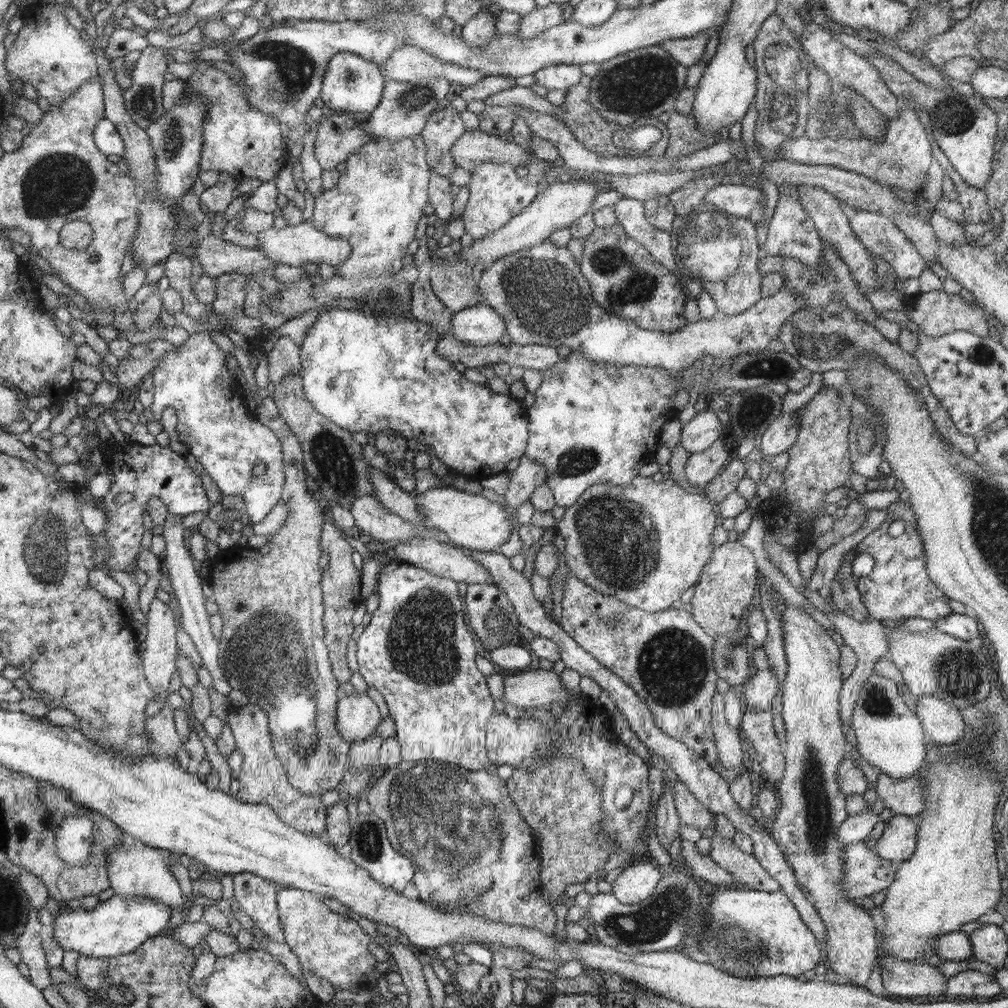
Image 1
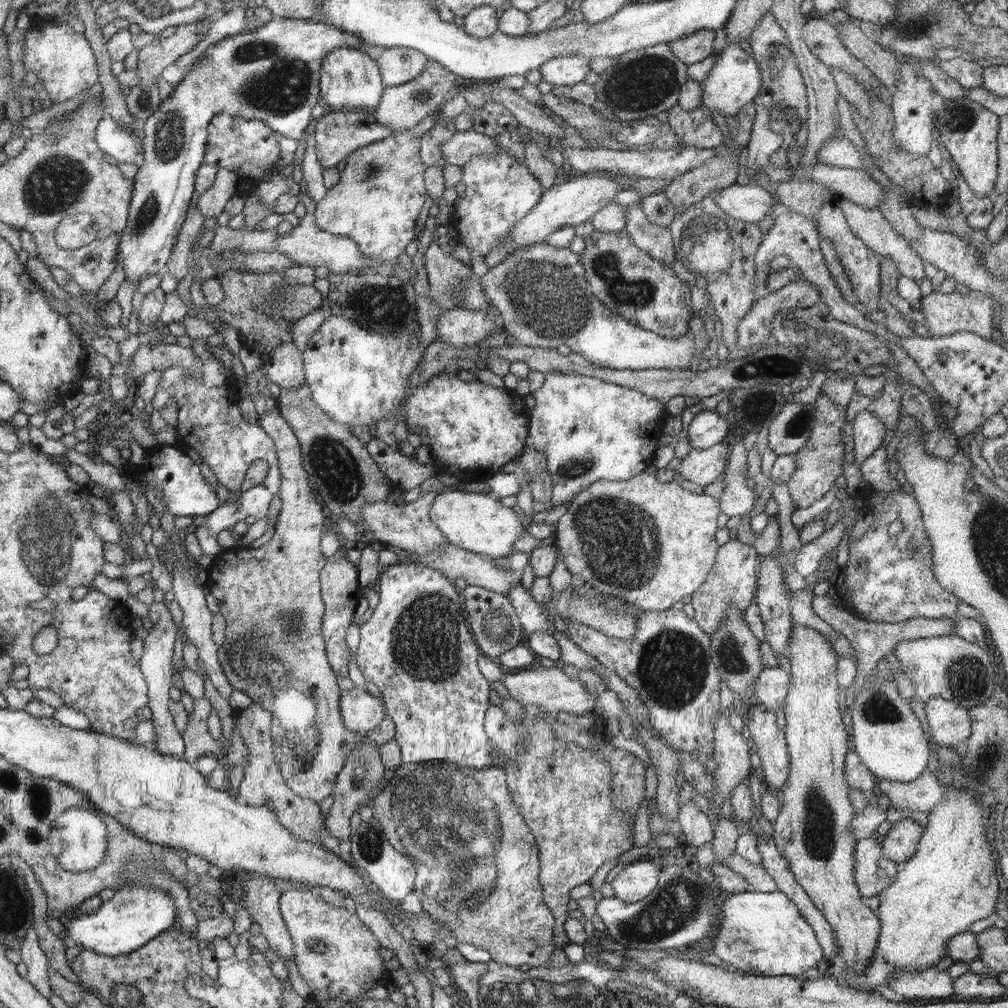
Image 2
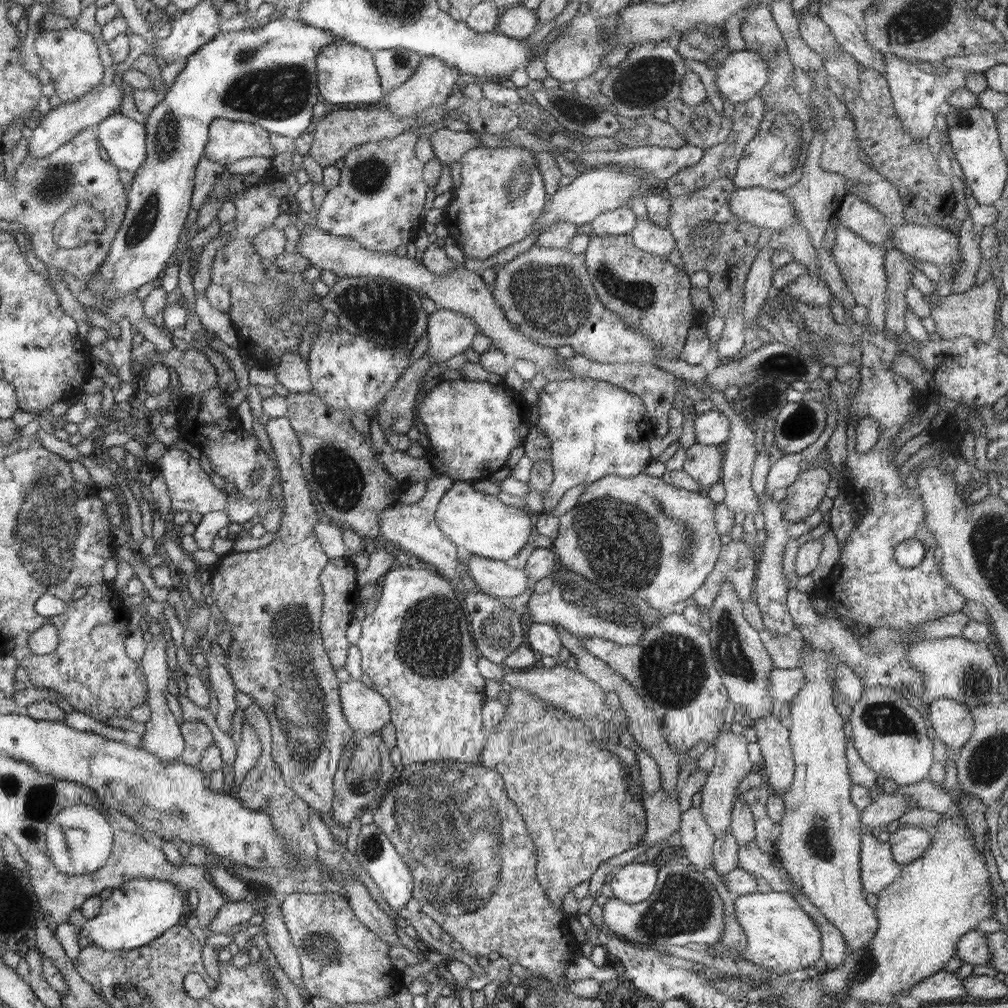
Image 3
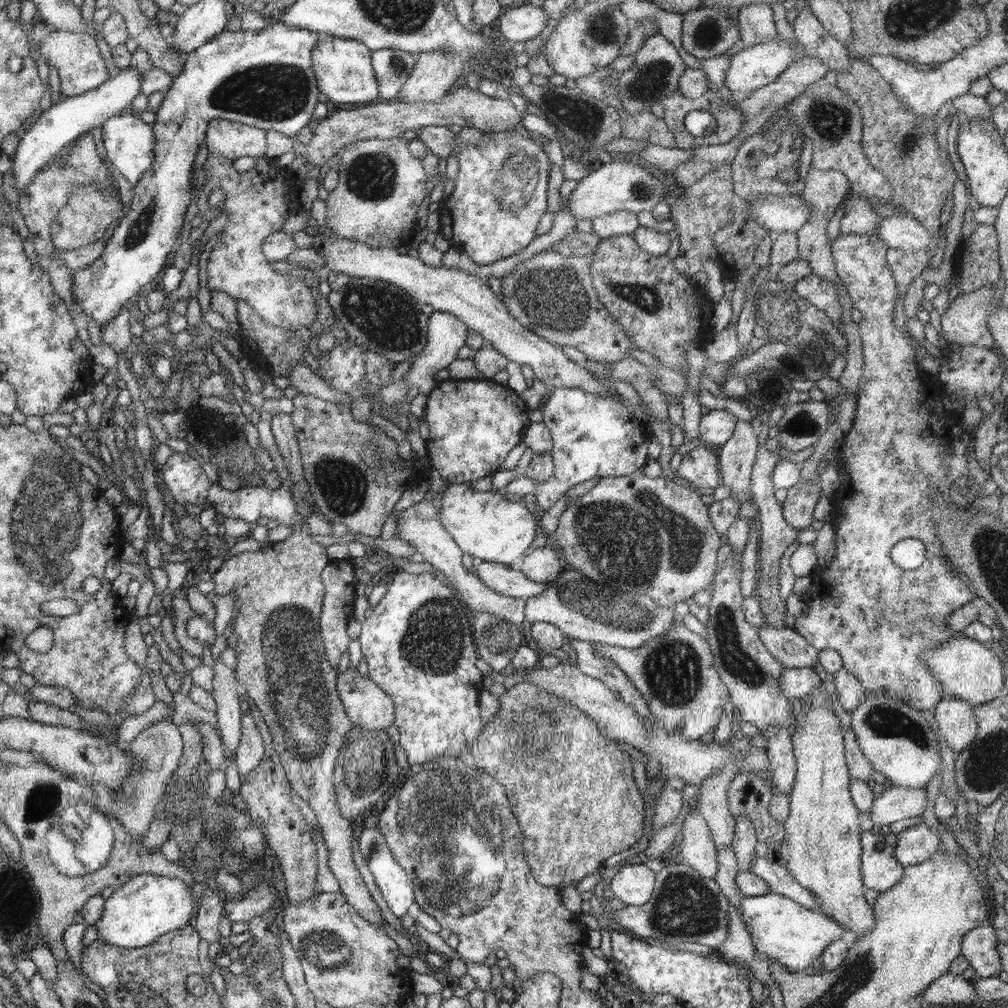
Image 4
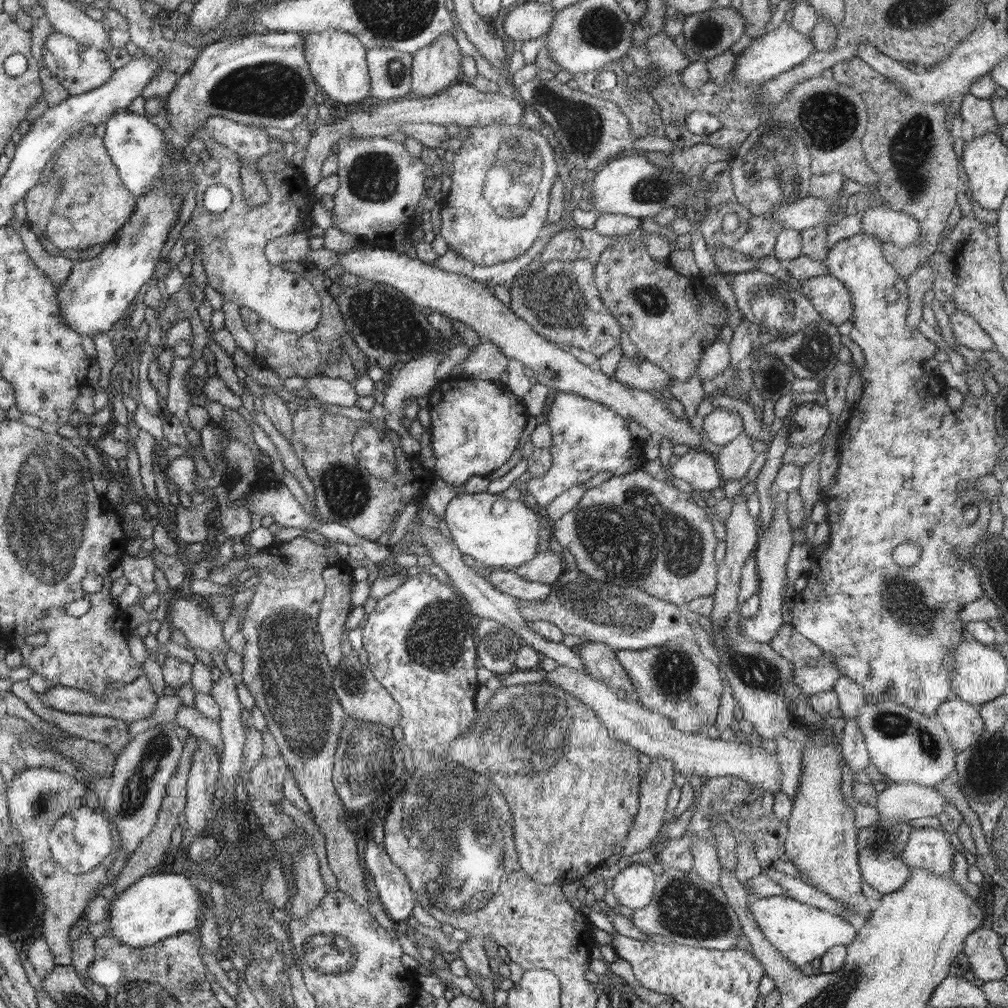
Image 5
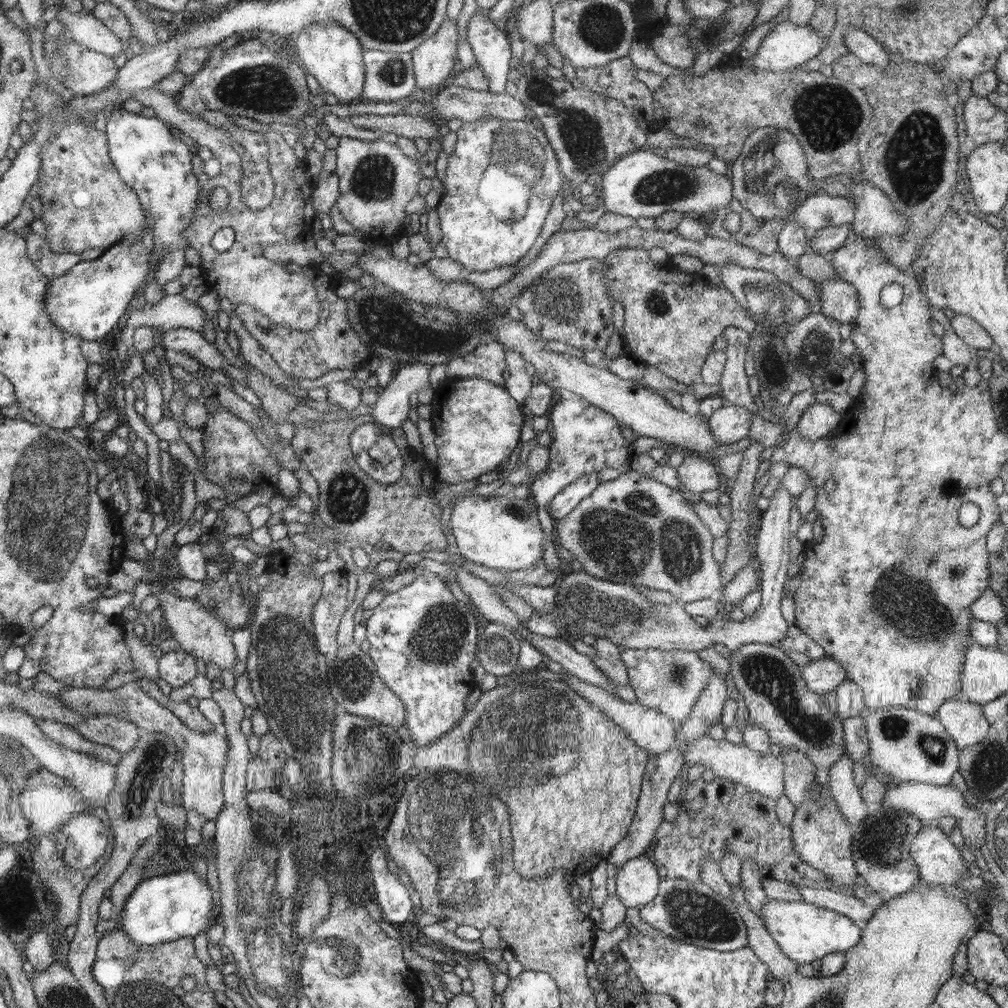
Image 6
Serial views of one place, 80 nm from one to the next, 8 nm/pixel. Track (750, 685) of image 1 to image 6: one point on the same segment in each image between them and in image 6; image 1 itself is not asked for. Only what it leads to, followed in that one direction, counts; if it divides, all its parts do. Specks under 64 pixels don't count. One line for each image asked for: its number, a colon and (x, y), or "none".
2: (770, 688)
3: (783, 684)
4: (795, 682)
5: (812, 680)
6: (822, 676)

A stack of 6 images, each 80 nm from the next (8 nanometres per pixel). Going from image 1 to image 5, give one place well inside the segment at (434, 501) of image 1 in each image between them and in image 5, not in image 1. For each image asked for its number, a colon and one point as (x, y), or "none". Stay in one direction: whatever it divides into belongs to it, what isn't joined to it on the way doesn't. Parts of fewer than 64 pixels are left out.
2: (477, 523)
3: (479, 524)
4: (484, 526)
5: (498, 532)

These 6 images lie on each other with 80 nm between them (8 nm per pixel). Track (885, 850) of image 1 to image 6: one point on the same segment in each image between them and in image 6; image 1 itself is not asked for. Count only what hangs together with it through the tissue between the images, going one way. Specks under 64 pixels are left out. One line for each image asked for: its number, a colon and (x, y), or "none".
2: (900, 843)
3: (907, 843)
4: (913, 846)
5: (928, 848)
6: (937, 857)

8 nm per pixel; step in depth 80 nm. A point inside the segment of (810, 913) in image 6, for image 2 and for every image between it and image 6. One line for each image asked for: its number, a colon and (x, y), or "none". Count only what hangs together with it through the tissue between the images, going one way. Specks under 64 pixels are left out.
2: (765, 934)
3: (781, 938)
4: (794, 936)
5: (800, 933)

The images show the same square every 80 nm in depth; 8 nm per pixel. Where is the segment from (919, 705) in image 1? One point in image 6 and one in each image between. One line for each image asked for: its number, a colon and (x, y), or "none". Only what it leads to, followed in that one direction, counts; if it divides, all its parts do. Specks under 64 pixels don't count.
2: (950, 725)
3: (952, 722)
4: (957, 723)
5: (962, 721)
6: (964, 721)

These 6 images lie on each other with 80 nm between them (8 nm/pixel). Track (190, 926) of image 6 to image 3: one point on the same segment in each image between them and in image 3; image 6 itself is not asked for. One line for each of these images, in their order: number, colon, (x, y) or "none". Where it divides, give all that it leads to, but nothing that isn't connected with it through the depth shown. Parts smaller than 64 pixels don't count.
3: (139, 912)
4: (148, 906)
5: (158, 906)

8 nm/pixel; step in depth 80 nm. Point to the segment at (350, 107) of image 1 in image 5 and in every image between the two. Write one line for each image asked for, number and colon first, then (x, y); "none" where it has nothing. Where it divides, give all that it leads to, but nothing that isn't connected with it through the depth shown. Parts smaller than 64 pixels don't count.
2: (350, 78)
3: (347, 74)
4: (344, 69)
5: (338, 60)

